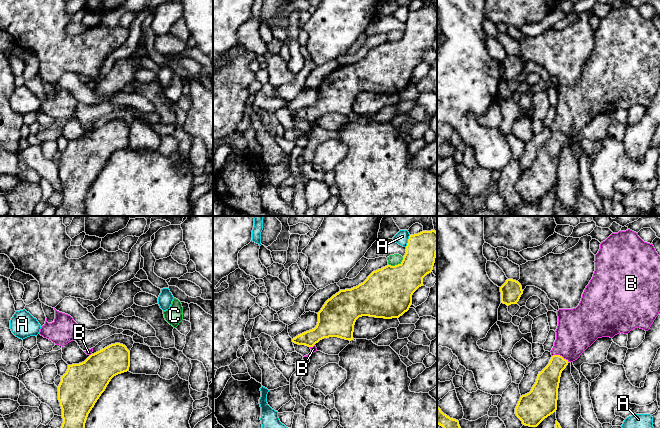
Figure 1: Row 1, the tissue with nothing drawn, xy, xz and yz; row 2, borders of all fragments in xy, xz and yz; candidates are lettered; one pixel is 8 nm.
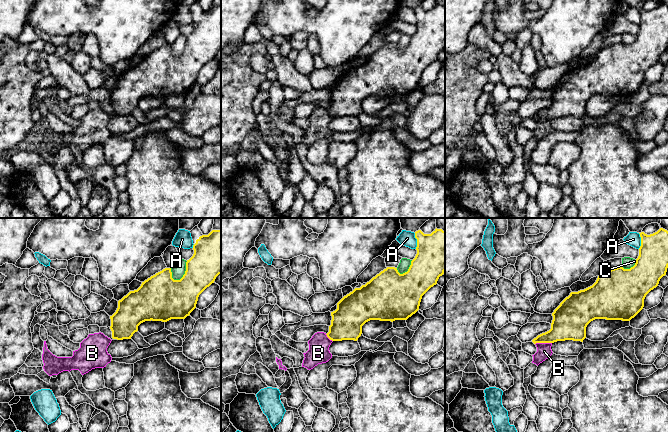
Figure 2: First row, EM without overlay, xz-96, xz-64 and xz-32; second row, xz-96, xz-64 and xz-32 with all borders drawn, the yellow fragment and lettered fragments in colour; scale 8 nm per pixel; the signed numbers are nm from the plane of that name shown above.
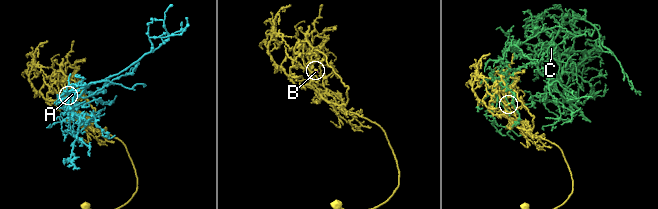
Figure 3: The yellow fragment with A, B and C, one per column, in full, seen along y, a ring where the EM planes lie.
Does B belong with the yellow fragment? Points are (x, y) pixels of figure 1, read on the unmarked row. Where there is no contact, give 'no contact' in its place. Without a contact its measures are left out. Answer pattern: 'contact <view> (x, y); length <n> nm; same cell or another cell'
contact yz (559, 131); length 150 nm; another cell

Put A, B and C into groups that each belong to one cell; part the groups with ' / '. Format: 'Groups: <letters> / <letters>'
Groups: A / B / C

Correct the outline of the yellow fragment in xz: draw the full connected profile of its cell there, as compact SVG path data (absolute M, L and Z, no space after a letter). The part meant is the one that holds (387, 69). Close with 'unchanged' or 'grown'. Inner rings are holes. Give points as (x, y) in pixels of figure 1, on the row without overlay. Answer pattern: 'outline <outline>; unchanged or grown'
outline M435 6L410 11L400 40L373 47L358 62L333 71L317 89L316 103L296 112L292 118L313 123L329 113L351 117L359 93L399 94L409 86L412 71L423 62L423 54L432 48L436 29Z; unchanged

